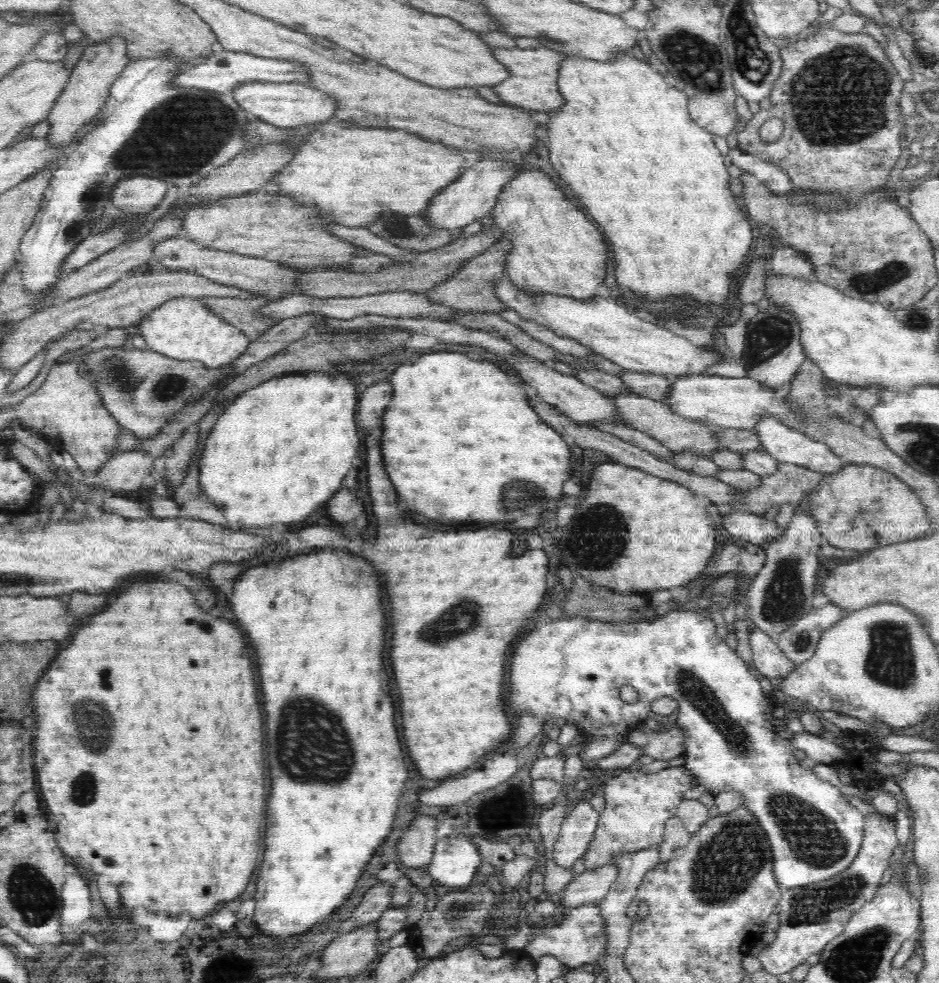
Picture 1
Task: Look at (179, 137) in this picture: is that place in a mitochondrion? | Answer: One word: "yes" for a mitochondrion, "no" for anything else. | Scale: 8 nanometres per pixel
yes

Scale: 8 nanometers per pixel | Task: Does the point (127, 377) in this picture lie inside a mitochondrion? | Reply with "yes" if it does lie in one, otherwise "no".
yes

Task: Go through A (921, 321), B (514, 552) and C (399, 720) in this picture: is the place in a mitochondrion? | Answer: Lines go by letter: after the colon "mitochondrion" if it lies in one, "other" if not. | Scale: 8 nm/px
A: mitochondrion
B: other
C: other

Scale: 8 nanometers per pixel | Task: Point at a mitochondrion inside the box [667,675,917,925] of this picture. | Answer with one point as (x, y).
(723, 866)

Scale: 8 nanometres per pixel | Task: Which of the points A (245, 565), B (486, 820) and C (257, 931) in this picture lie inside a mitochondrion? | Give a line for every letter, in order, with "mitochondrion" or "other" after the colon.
A: other
B: mitochondrion
C: other

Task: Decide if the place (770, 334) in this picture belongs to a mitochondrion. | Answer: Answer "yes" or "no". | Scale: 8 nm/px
yes

